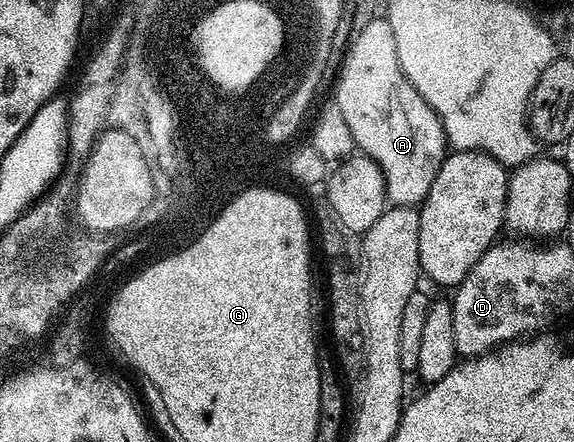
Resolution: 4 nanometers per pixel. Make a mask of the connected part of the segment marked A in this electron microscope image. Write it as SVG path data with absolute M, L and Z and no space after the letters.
M373 19L361 26L341 58L336 73L338 90L333 104L348 123L348 137L380 167L391 206L421 206L432 179L448 156L446 136L432 107L410 86L396 55L396 39L389 20Z

